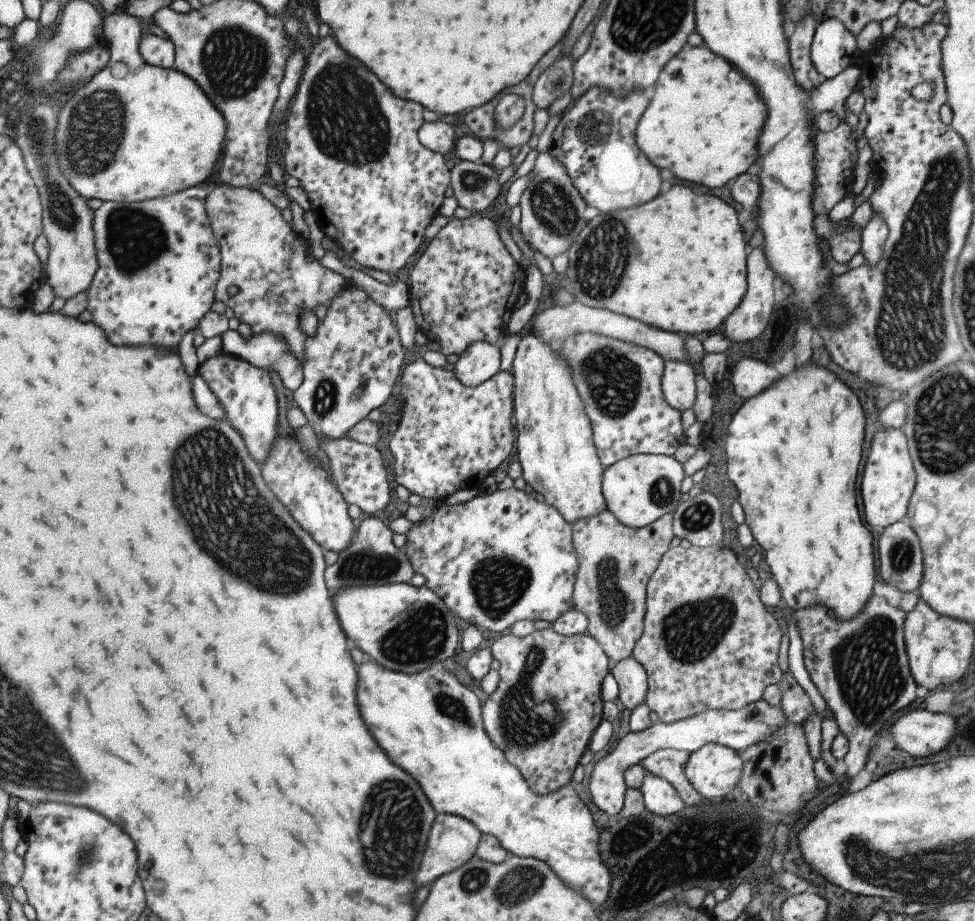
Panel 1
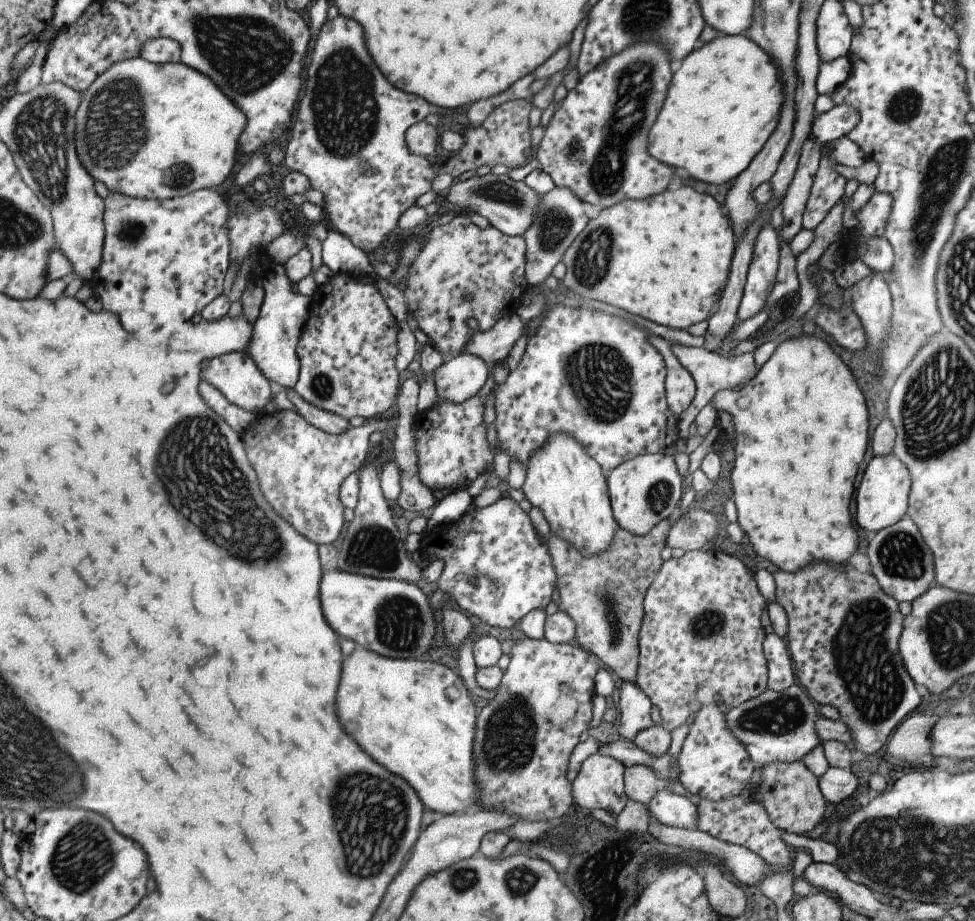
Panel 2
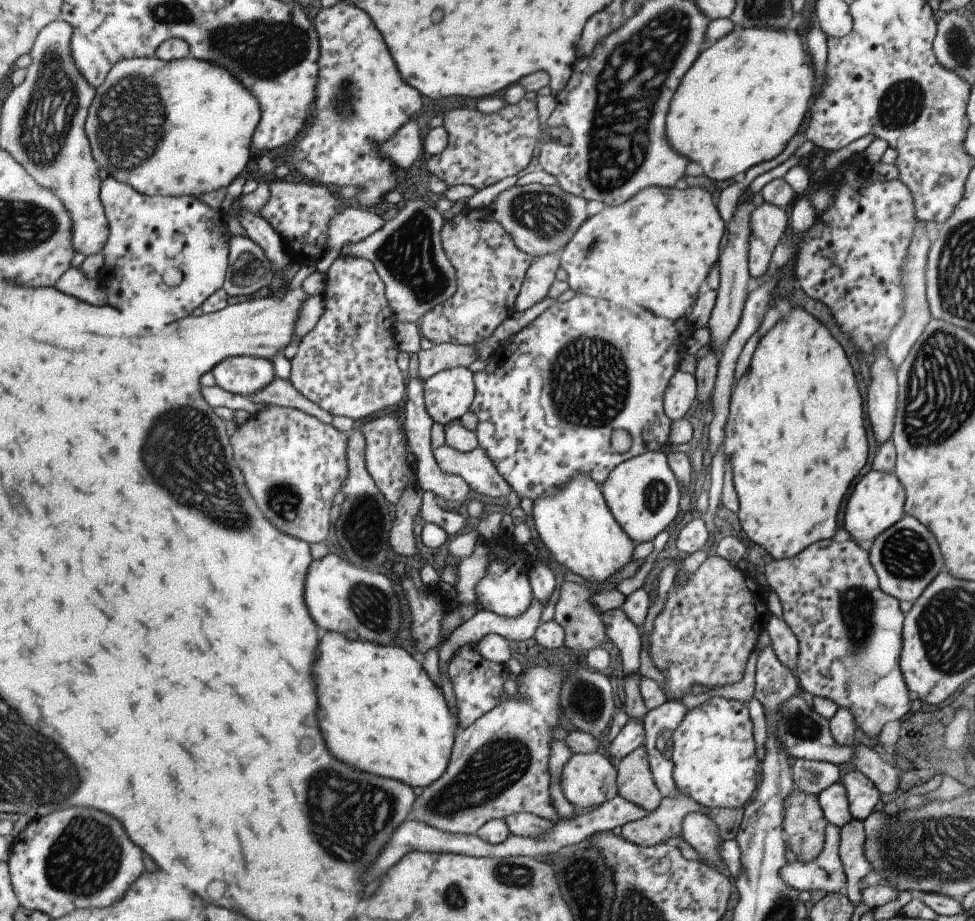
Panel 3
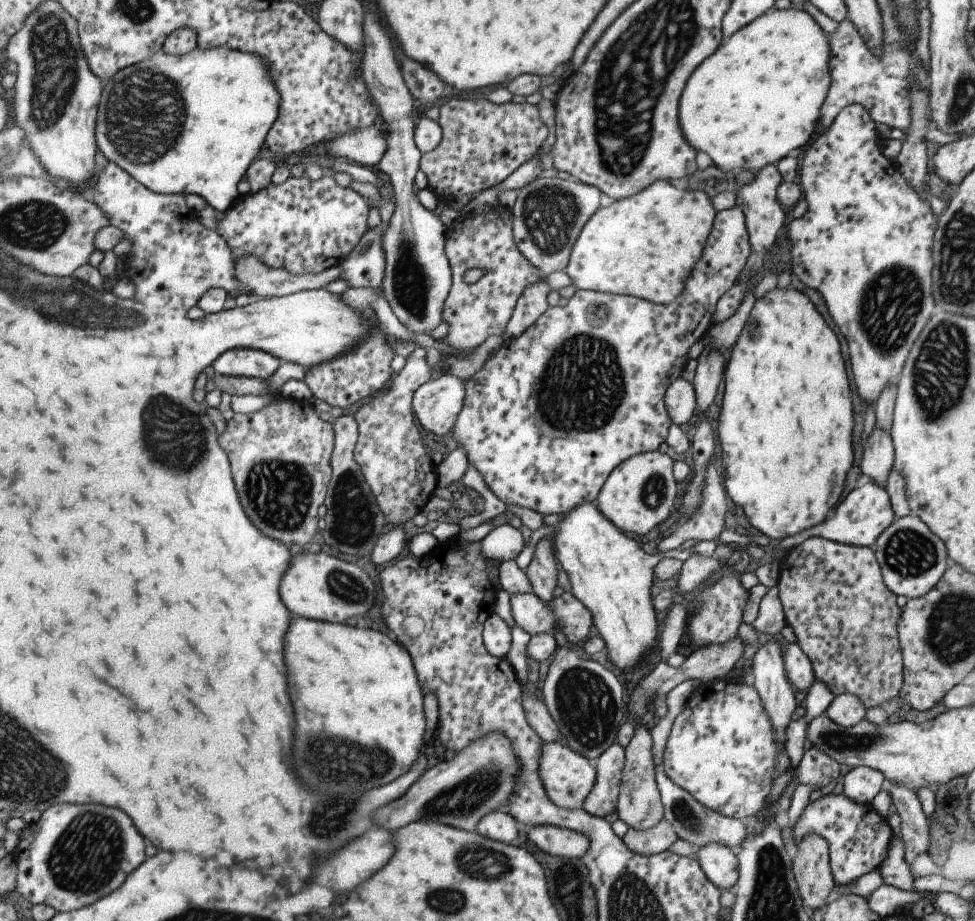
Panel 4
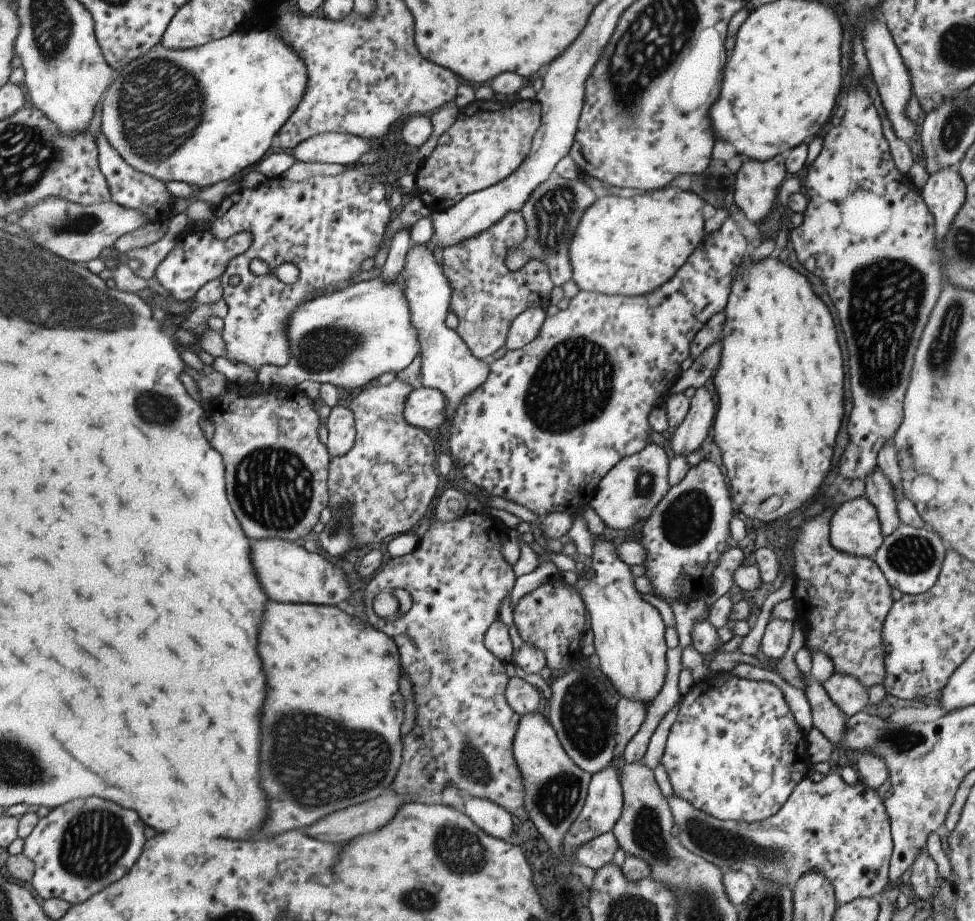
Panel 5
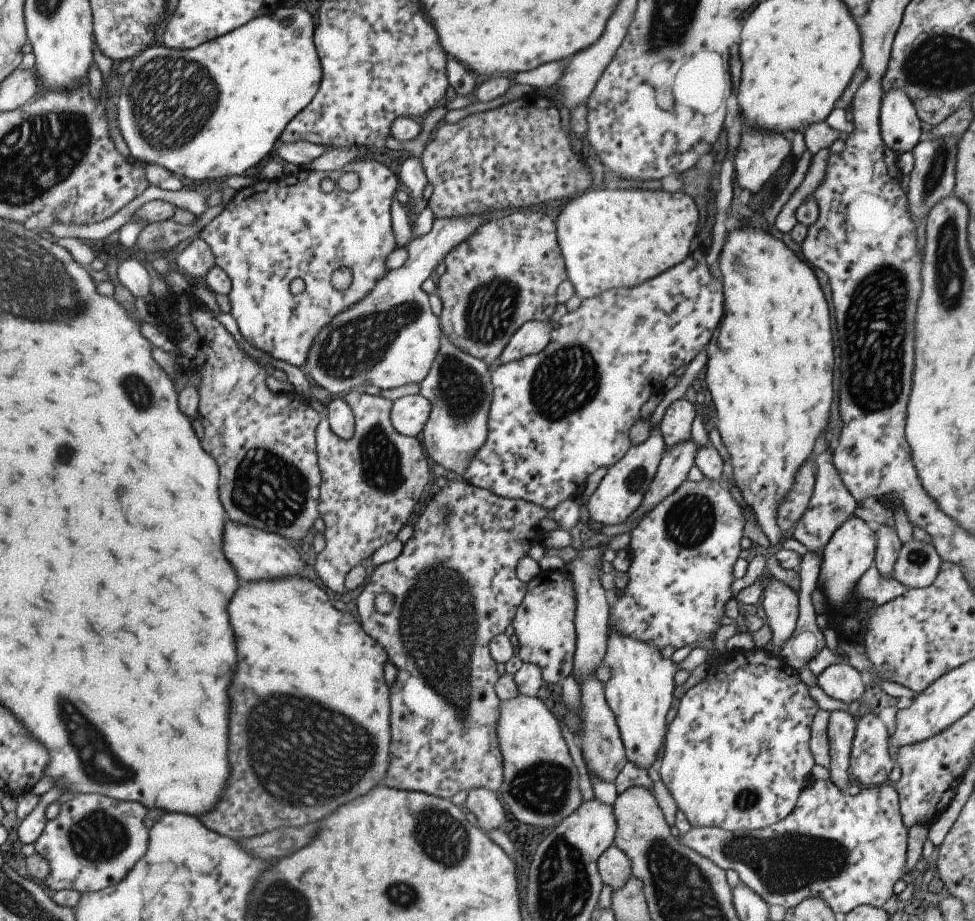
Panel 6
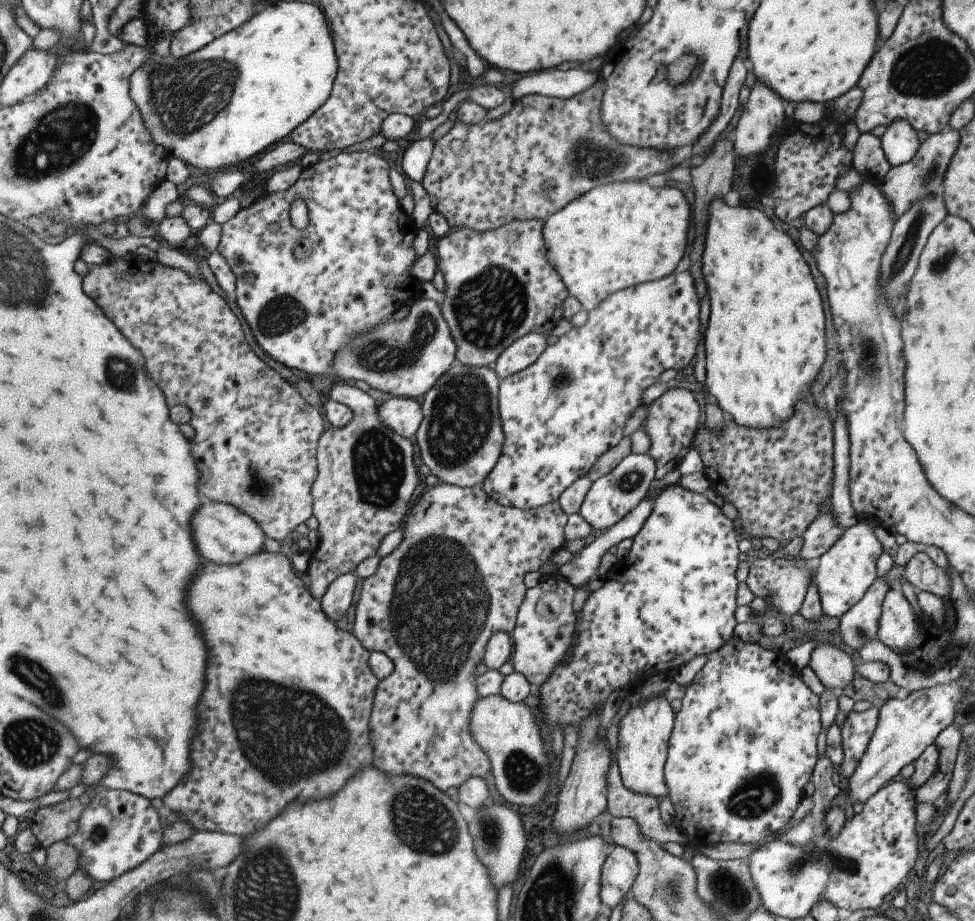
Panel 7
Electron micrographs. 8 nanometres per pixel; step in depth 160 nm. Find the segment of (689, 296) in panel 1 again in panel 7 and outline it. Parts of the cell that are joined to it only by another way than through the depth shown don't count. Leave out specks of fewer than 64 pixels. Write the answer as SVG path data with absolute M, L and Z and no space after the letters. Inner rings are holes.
M619 181L599 185L576 196L563 208L551 213L549 218L543 220L543 224L542 238L546 242L546 260L561 277L568 296L573 296L581 309L589 313L591 308L595 308L609 294L635 287L635 284L640 285L641 282L650 283L665 278L675 270L685 250L689 208L681 192L671 186L649 188L643 181Z

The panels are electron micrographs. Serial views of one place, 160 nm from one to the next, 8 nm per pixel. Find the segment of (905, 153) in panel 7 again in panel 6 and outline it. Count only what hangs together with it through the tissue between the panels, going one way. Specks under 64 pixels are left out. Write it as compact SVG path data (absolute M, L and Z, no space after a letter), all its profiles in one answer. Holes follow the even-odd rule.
M903 88L882 92L879 102L881 139L897 156L920 142L921 122Z

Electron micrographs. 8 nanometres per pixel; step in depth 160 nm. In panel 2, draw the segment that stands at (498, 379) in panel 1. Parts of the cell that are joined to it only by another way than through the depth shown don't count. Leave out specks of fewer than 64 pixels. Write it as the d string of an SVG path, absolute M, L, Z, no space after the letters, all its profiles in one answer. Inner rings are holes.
M477 395L458 405L451 401L436 402L429 410L419 413L419 474L431 490L449 489L450 492L455 492L467 489L487 467L492 466L493 450L489 444L483 414L485 408Z

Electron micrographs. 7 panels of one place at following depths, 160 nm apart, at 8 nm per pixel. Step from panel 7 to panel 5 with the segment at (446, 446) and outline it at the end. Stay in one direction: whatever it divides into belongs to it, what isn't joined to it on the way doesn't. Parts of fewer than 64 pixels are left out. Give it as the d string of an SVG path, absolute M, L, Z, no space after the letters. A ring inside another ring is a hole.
M427 245L413 247L406 258L403 274L406 276L406 295L412 308L412 321L420 330L422 342L421 382L423 387L437 389L446 395L446 418L437 432L437 438L443 442L450 438L450 433L456 424L458 409L474 391L479 391L487 382L489 376L489 361L475 356L469 345L462 339L456 329L445 326L445 318L452 310L452 285L444 272L439 268L435 256Z

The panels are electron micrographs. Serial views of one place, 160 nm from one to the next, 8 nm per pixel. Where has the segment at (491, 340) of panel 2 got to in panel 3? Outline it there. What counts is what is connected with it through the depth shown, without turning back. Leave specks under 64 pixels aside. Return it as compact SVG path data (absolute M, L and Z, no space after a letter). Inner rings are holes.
M433 344L429 349L421 349L419 356L418 376L424 382L437 373L457 367L471 366L477 358L473 345Z

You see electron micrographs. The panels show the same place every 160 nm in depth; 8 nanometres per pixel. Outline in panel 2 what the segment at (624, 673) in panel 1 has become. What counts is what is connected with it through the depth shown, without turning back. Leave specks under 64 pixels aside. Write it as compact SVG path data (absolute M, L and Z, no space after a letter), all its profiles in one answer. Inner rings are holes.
M625 681L618 696L620 718L617 734L619 738L632 742L638 732L654 725L649 717L650 700L639 687Z

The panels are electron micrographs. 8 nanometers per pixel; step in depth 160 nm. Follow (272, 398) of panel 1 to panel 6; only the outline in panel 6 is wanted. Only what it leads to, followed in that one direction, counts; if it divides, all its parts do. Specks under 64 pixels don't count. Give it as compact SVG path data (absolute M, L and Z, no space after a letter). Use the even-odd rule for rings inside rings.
M370 157L367 159L355 160L346 164L343 169L333 172L319 172L317 170L305 170L300 171L286 170L282 177L274 180L260 180L255 179L249 182L242 183L237 187L237 192L231 202L224 208L223 213L219 214L217 218L207 225L202 231L203 240L205 240L214 250L216 262L218 266L221 266L225 272L229 274L232 282L232 290L229 295L230 304L232 306L231 314L235 319L238 328L243 338L251 344L254 348L265 352L269 356L280 360L289 365L294 365L304 369L305 362L309 358L309 350L317 338L317 334L341 312L349 310L351 306L359 304L359 300L363 300L371 290L375 290L377 282L383 280L387 274L389 274L389 268L385 266L387 264L387 258L393 254L393 250L397 249L397 242L395 242L395 232L393 232L393 220L391 220L391 206L393 206L393 199L396 198L397 188L399 188L399 178L395 176L393 169L377 160L373 160ZM346 172L357 173L359 177L359 185L353 192L346 192L341 190L337 185L338 178ZM339 268L349 268L352 272L352 283L343 291L335 290L333 286L333 272L339 270ZM300 278L305 283L305 289L301 294L293 294L291 292L291 282Z

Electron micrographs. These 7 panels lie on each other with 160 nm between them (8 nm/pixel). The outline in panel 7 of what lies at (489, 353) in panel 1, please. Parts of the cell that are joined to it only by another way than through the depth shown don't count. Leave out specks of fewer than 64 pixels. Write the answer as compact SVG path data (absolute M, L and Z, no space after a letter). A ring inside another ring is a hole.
M393 397L379 407L381 420L403 438L417 436L423 423L422 400L406 397Z

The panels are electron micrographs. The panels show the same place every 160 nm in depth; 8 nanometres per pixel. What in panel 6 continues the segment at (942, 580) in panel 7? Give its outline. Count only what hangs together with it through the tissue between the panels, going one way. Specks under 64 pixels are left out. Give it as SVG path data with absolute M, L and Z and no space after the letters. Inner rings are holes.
M911 538L897 550L891 579L907 589L927 588L935 580L941 563L931 543Z

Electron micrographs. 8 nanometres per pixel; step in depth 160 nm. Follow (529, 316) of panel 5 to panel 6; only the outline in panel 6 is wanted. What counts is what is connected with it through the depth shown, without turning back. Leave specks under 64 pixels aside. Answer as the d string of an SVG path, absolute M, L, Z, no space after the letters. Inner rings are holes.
M531 320L521 324L518 331L511 336L506 348L497 362L514 362L531 354L538 354L547 347L552 328L545 321Z

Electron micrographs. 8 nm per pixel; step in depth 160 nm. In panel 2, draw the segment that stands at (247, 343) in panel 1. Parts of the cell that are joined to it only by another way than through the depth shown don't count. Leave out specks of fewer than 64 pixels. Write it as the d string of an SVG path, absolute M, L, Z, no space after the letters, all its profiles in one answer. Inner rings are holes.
M271 263L269 274L264 280L266 292L260 317L254 324L254 337L248 351L269 377L276 388L284 387L286 390L294 388L300 377L300 358L298 357L298 344L305 323L309 320L313 297L295 292L291 278L287 276L284 264Z

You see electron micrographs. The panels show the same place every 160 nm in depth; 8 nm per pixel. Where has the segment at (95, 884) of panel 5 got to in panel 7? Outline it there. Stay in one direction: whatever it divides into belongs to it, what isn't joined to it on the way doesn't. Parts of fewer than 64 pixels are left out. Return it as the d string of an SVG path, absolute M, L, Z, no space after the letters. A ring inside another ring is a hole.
M108 789L94 794L79 820L79 830L67 842L79 850L79 870L87 872L95 882L111 884L155 856L162 848L163 832L165 828L149 798Z

